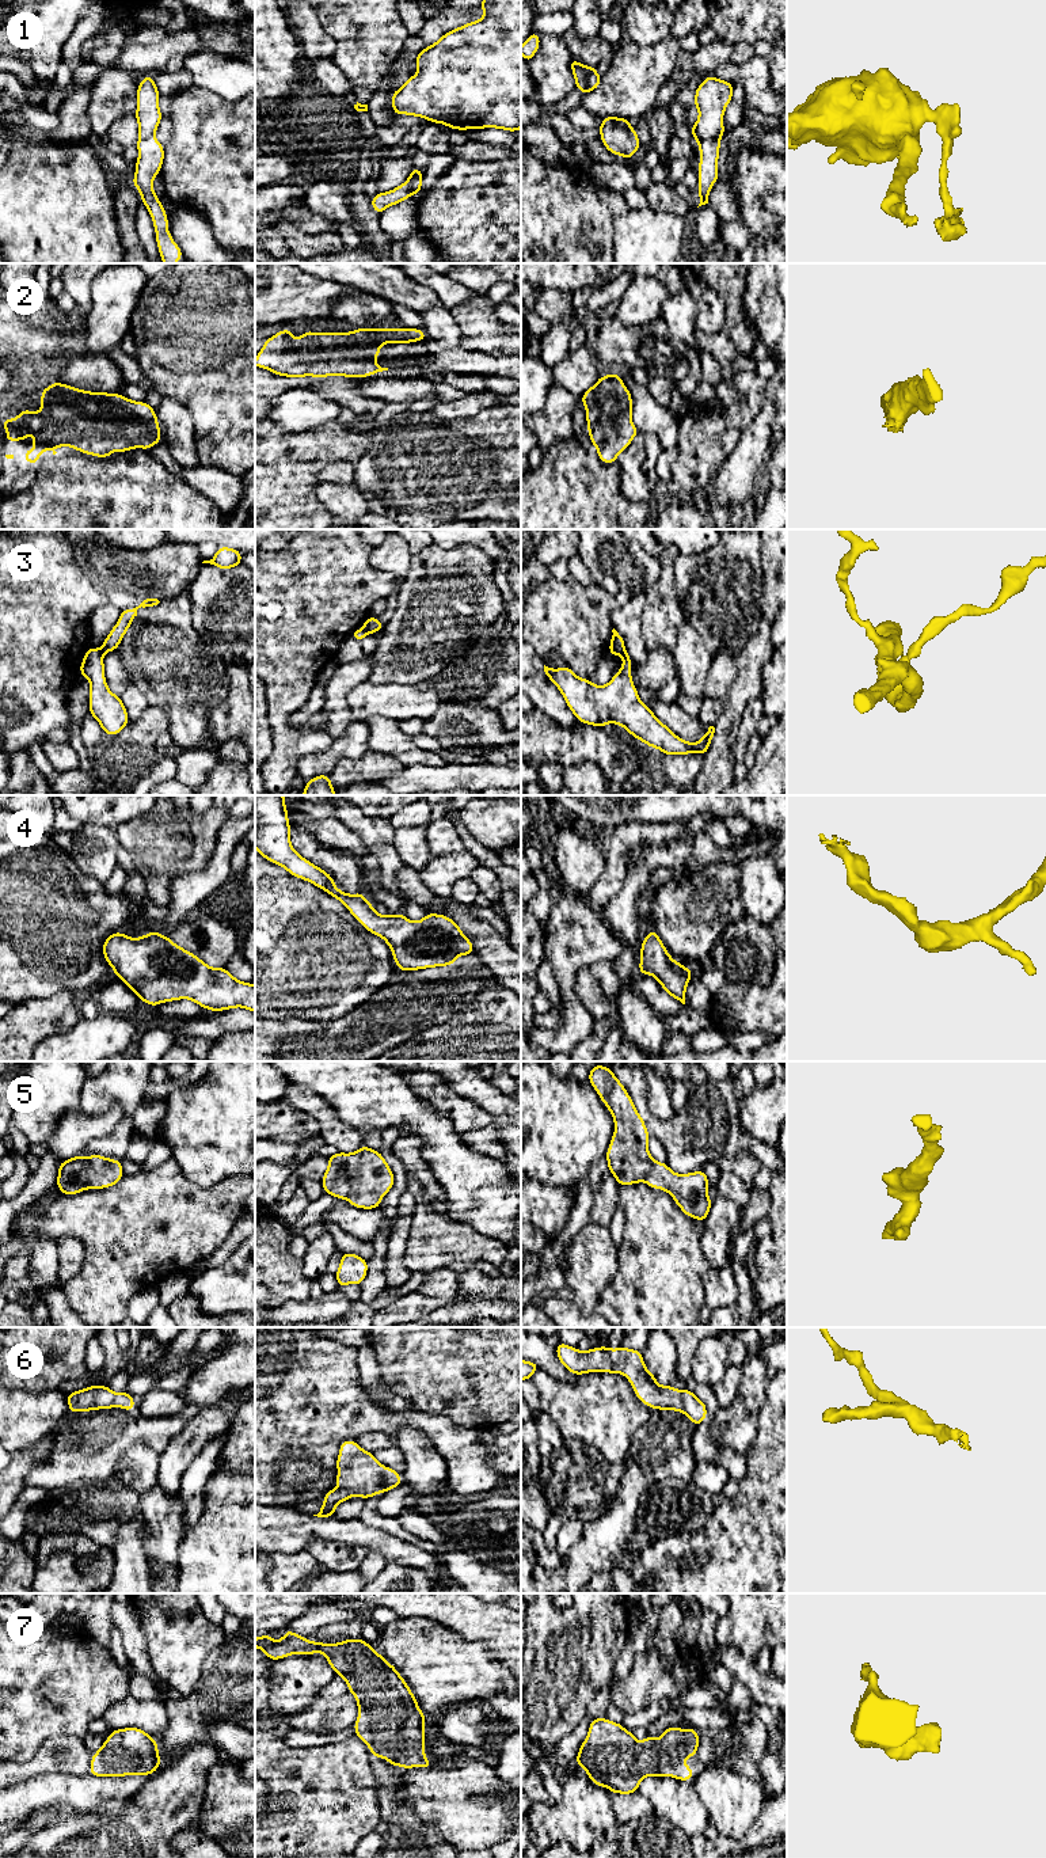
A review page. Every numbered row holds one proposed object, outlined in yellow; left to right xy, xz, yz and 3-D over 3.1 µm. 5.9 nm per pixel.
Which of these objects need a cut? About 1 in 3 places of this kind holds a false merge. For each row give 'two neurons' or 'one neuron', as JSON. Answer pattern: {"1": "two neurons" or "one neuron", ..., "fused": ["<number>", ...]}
{"1": "two neurons", "2": "one neuron", "3": "two neurons", "4": "one neuron", "5": "one neuron", "6": "one neuron", "7": "one neuron", "fused": ["1", "3"]}

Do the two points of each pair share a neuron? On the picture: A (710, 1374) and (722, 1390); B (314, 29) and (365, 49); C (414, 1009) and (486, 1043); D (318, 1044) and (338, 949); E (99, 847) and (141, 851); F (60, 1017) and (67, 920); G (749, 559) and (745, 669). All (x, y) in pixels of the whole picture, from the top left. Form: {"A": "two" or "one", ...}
{"A": "two", "B": "two", "C": "two", "D": "two", "E": "two", "F": "two", "G": "two"}

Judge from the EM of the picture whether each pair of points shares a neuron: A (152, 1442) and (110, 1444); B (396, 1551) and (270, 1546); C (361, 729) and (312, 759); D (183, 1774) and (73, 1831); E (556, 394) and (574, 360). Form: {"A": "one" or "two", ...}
{"A": "one", "B": "one", "C": "one", "D": "one", "E": "two"}

